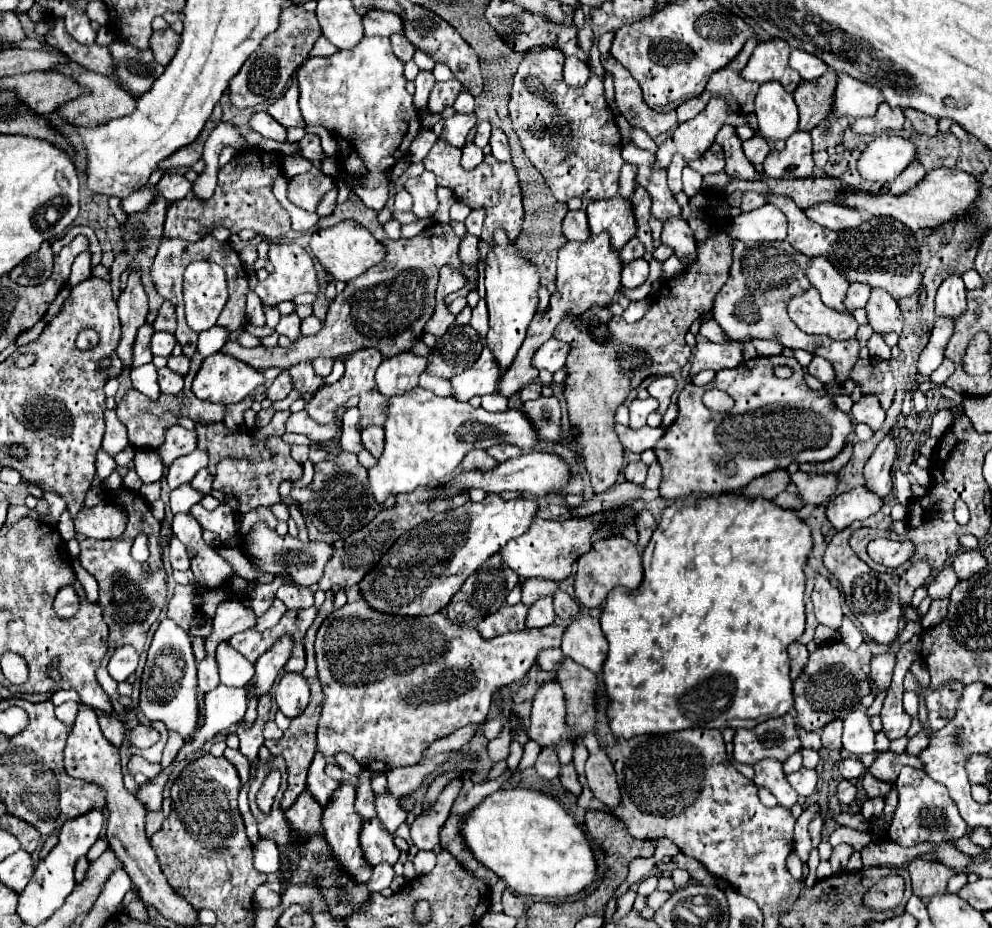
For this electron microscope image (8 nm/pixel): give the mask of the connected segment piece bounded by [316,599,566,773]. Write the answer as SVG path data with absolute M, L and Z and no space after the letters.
M362 599L346 603L344 607L334 609L316 633L318 679L324 691L318 723L318 751L326 757L346 751L356 757L364 769L374 773L388 773L388 769L394 767L416 765L436 739L448 737L468 723L484 723L492 693L522 679L536 663L540 651L560 647L564 631L566 627L548 625L542 629L526 629L484 639L476 627L450 621L444 609L428 617L400 617L380 613Z

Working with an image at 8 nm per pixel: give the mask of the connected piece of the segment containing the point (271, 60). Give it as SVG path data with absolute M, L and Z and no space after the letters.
M304 7L282 9L278 29L260 43L256 53L252 53L252 57L248 57L248 61L242 65L240 73L236 73L236 77L232 77L232 81L228 85L230 103L238 109L246 109L246 107L258 107L262 103L276 101L282 95L292 73L308 57L312 45L316 43L316 39L320 35L322 35L322 31L320 31L320 25L312 11L306 11Z

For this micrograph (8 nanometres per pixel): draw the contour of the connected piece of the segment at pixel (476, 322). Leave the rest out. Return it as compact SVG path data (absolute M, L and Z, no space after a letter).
M480 299L478 307L472 309L470 325L478 331L480 337L484 337L484 333L488 333L488 309L486 309L486 301L484 299Z

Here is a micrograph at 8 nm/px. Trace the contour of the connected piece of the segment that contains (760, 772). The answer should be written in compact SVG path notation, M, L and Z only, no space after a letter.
M760 759L756 765L754 765L754 783L758 787L766 787L776 799L778 799L778 805L782 807L792 807L796 801L798 801L798 793L792 789L792 785L788 783L784 771L782 771L782 763L776 761L776 759Z

